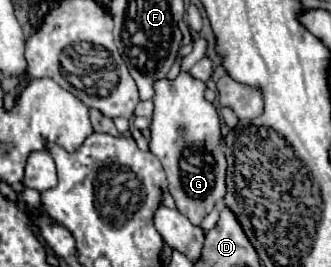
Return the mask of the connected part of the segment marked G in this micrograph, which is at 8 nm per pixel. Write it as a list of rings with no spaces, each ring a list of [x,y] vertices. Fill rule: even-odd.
[[[181,72],[175,80],[155,82],[155,112],[151,122],[151,152],[161,160],[167,174],[167,190],[175,198],[177,210],[199,226],[225,194],[227,159],[221,150],[221,122],[211,102],[203,98],[205,84]],[[199,150],[199,152],[191,152]]]

